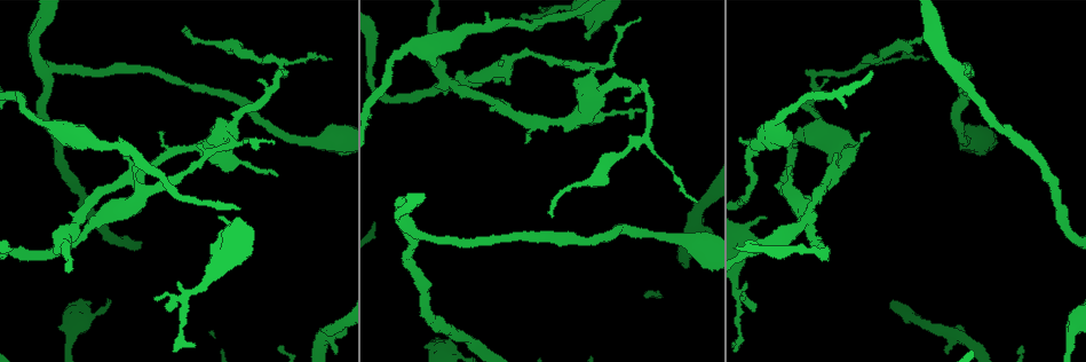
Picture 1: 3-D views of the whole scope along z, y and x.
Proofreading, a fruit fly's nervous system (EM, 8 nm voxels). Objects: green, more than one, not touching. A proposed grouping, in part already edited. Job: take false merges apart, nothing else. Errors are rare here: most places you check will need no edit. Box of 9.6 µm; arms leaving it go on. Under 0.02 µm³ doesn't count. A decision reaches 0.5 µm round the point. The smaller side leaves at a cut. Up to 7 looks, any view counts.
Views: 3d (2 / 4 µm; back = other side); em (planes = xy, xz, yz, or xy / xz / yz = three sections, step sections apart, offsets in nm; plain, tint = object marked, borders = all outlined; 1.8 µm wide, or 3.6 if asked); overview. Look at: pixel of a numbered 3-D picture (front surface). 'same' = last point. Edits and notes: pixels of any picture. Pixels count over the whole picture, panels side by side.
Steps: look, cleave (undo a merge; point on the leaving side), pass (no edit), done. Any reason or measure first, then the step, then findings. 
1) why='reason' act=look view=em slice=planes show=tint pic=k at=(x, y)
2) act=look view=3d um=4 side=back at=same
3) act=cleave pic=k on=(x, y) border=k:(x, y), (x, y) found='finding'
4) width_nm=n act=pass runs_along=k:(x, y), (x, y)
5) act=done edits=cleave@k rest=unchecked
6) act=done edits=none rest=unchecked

why='abrupt turn' act=look view=3d um=2 pic=1 at=(51, 70)

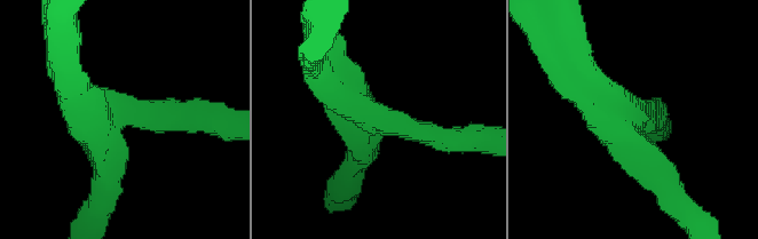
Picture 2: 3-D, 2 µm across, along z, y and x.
arms=3 arm_widths_nm=220,220,240 act=look view=em slice=xz step=16 show=tint pic=2 at=(634, 115)

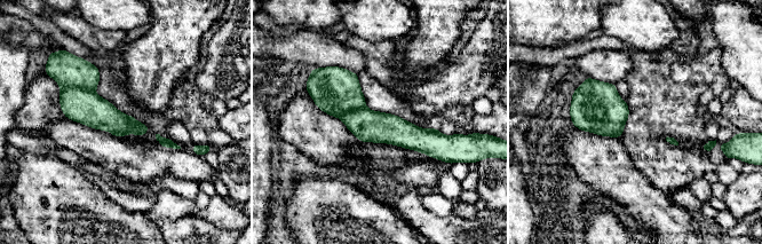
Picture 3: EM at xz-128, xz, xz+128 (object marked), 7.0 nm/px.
width_nm=40 act=cleave pic=3 on=(68, 70) found='a second neuron is stuck on'

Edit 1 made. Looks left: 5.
act=look view=3d um=4 pic=1 at=(805, 133)

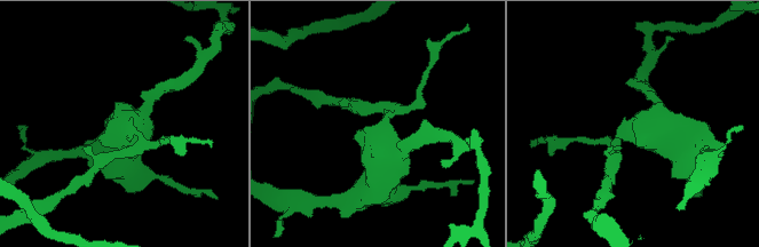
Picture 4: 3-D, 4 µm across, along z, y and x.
arms=4 act=look view=em slice=planes show=tint pic=4 at=(384, 128)

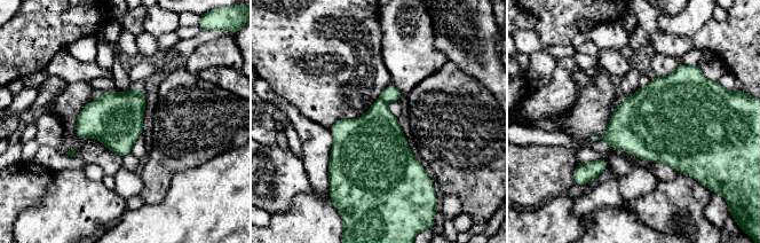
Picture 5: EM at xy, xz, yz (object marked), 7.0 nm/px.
act=cleave pic=5 on=(390, 94) border=5:(380, 96), (387, 103) found='a second neuron is stuck on'

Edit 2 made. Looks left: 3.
act=done edits=cleave@3,cleave@5 rest=unchecked

